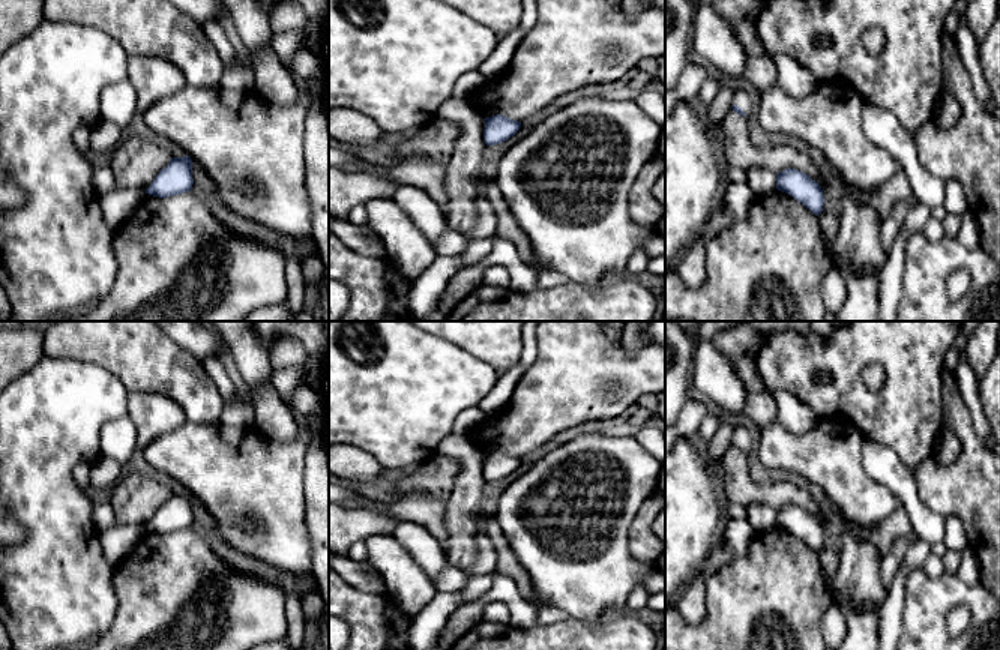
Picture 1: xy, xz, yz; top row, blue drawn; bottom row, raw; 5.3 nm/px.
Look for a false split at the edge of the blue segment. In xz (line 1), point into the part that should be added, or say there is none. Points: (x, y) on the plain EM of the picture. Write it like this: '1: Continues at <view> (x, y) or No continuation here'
1: No continuation here

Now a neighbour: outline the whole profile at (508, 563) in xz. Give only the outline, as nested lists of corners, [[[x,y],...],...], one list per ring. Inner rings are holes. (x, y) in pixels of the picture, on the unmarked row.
[[[485,510],[483,531],[491,537],[497,554],[495,572],[509,575],[515,581],[521,596],[532,602],[536,597],[536,593],[532,587],[530,576],[511,549],[492,510]]]

